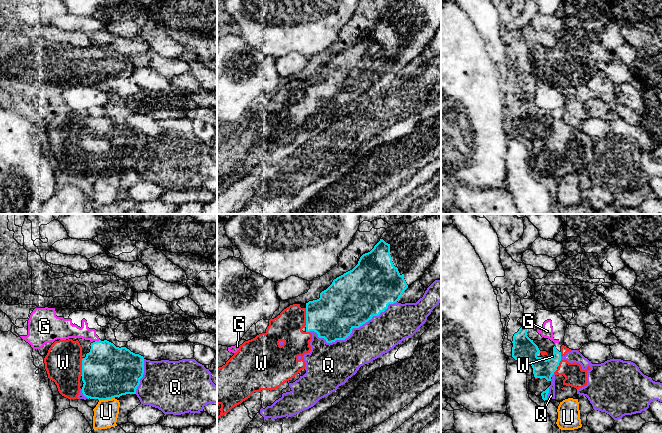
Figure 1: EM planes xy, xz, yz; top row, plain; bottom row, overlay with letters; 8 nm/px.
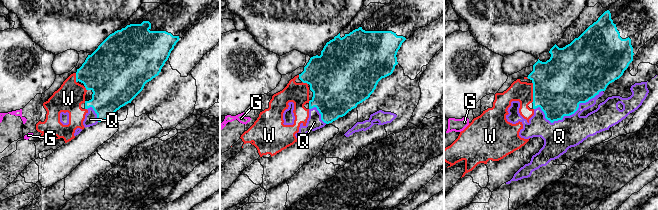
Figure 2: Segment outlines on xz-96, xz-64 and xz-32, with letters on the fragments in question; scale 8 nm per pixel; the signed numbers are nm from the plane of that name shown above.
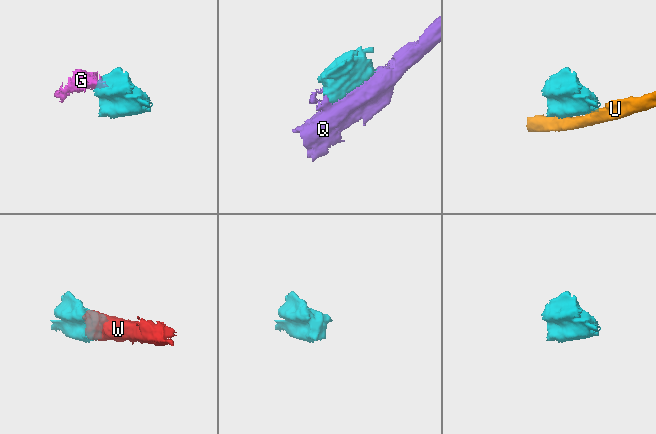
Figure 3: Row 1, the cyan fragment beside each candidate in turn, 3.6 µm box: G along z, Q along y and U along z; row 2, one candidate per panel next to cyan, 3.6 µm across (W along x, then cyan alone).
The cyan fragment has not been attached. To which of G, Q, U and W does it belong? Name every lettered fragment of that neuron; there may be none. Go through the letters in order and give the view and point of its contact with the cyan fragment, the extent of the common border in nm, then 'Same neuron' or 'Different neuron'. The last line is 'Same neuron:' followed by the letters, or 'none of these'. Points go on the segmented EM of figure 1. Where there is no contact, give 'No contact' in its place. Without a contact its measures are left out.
G: Touches cyan at xy (97, 341). Shared border 40 nm. Different neuron
Q: Touches cyan at xz (351, 330). Shared border 750 nm. Different neuron
U: Touches cyan at xy (106, 399). Shared border 130 nm. Different neuron
W: Touches cyan at xz (306, 317). Shared border 150 nm. Same neuron
Same neuron: W

